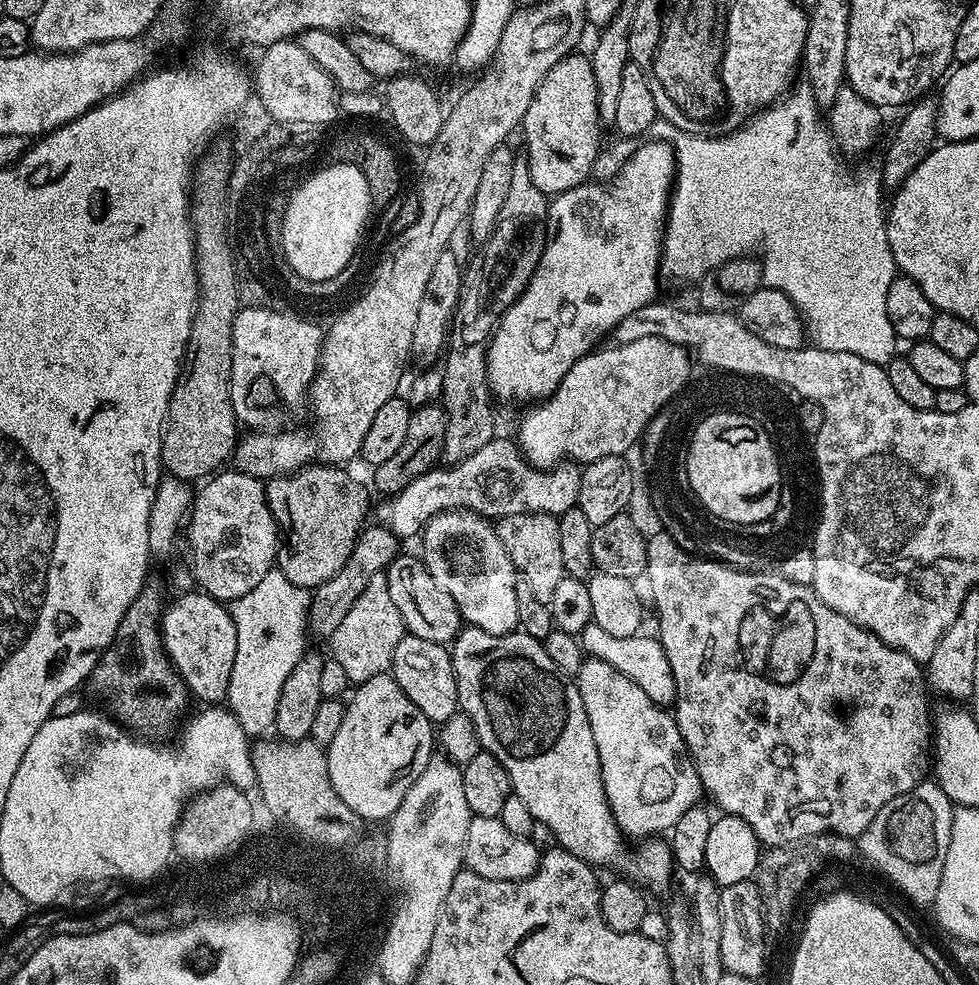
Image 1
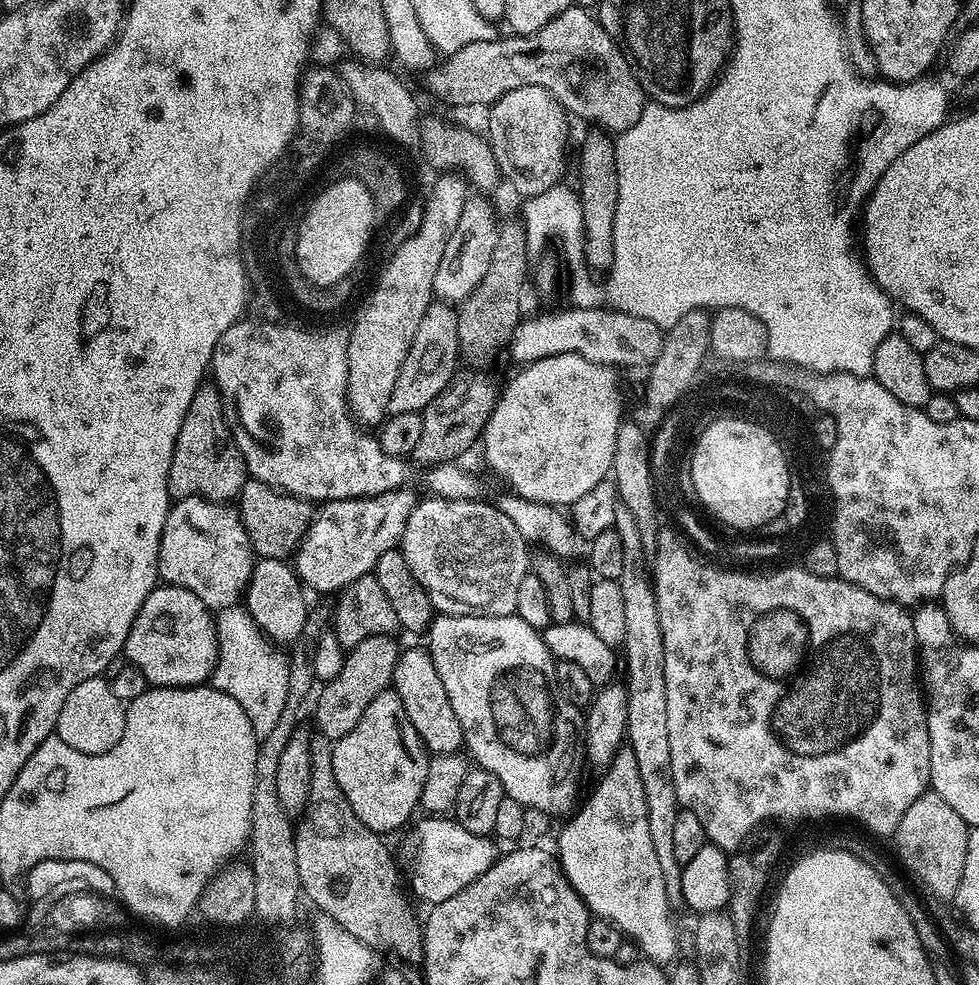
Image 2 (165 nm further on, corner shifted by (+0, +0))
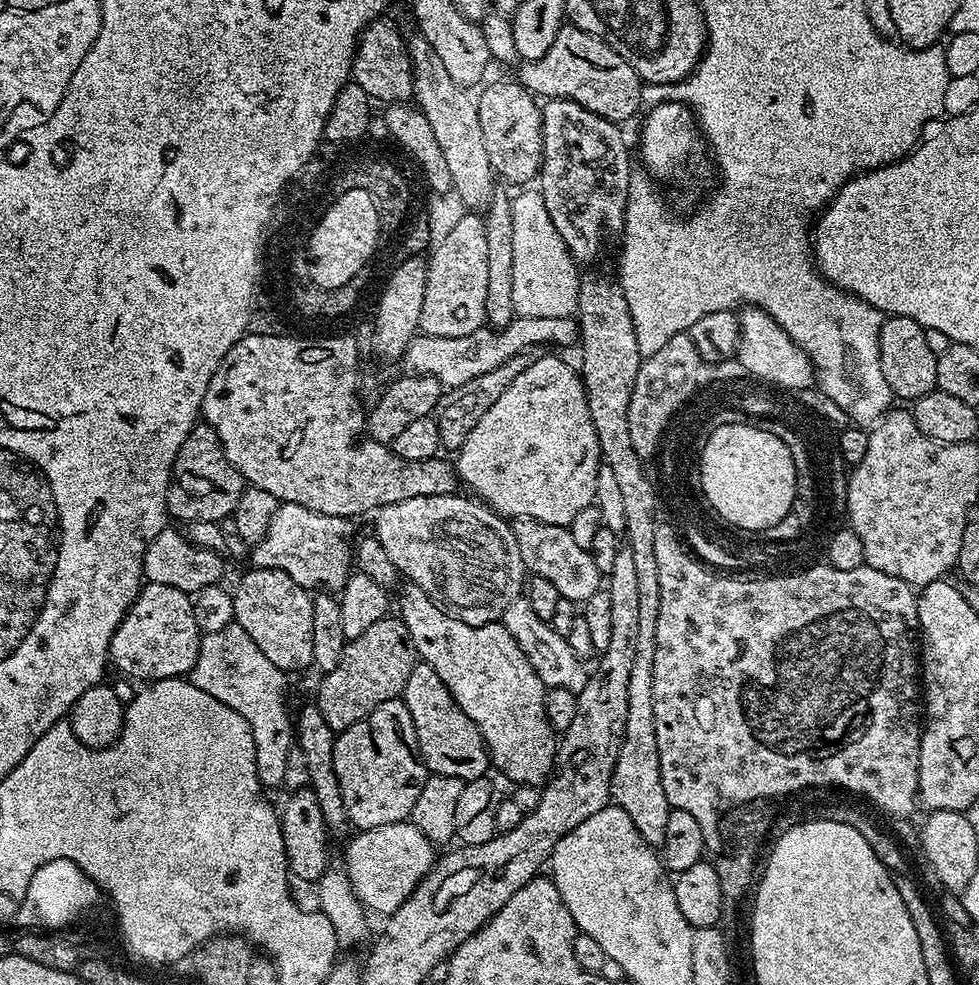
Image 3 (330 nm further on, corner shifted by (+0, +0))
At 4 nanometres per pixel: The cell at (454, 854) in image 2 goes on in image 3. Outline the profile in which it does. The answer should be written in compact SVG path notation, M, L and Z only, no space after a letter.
M410 822L387 824L381 828L365 828L344 852L342 867L348 873L354 894L369 913L391 914L410 898L421 880L432 871L438 860L438 852L431 840L425 838Z

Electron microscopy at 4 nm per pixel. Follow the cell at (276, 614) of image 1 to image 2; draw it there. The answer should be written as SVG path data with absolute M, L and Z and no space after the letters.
M244 606L221 608L214 619L218 658L210 677L211 687L222 690L222 694L230 694L230 698L246 710L250 726L257 737L262 738L274 730L278 714L282 714L282 706L286 704L286 685L290 683L289 653L273 643Z

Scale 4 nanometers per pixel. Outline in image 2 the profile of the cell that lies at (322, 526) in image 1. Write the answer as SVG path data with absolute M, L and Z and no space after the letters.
M249 479L242 486L238 497L238 511L246 534L252 543L253 553L257 557L287 561L300 547L300 541L308 533L308 525L314 519L314 508L309 501L290 496L261 480Z

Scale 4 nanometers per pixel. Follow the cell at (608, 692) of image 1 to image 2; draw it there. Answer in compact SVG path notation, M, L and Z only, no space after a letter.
M624 746L607 761L605 768L608 769L604 777L597 782L588 801L585 804L583 801L575 809L574 815L567 821L569 824L560 832L560 868L592 916L601 916L617 924L629 941L636 940L637 946L645 952L641 953L649 961L664 966L677 959L676 932L668 921L670 901L665 894L662 869L658 867L658 854L654 854L654 846L650 842L650 826L646 826L646 802L642 778L638 775L638 762L631 748Z

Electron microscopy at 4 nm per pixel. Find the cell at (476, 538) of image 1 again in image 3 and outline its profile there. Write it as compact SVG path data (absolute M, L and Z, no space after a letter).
M460 495L406 498L402 502L388 504L375 513L374 535L382 542L382 550L386 550L401 577L408 576L404 578L426 590L428 597L445 612L477 628L499 621L506 606L521 599L526 569L522 554L518 554L518 542L511 523L479 499L467 500Z

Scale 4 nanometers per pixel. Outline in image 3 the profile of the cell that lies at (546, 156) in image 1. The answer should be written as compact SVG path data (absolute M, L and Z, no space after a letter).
M496 80L493 84L485 83L475 97L478 110L478 123L482 126L482 138L486 145L486 154L490 157L490 166L497 177L509 180L516 186L524 186L535 181L540 174L542 162L542 118L540 117L541 105L537 97L520 83L508 80Z

